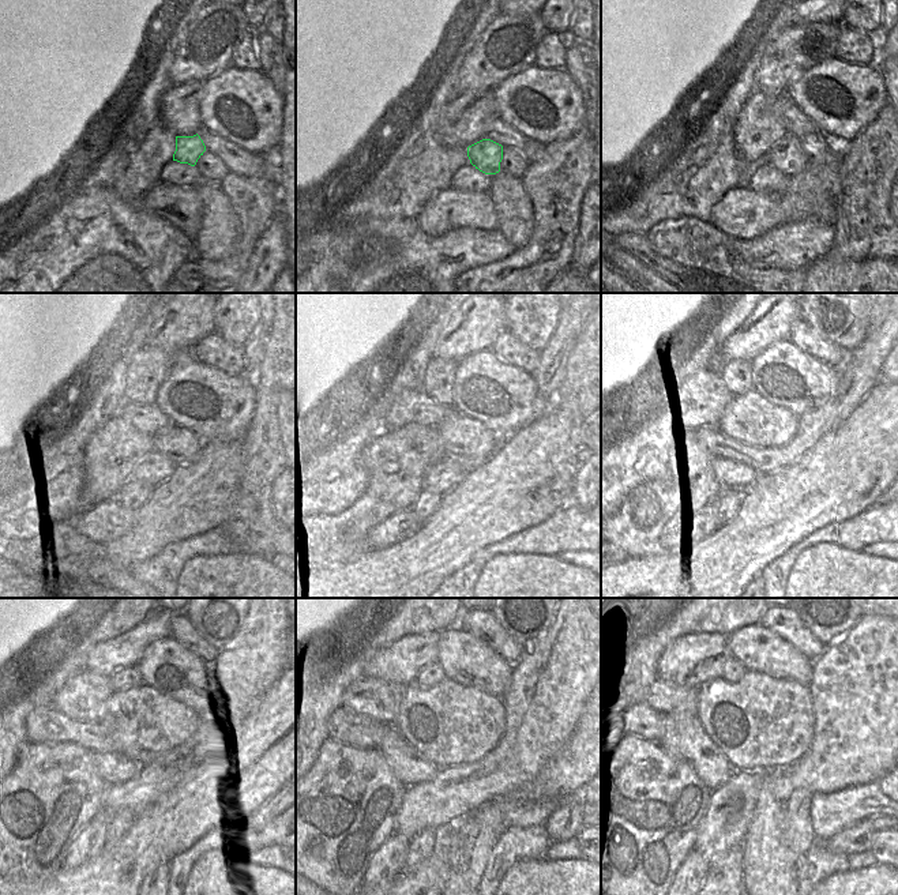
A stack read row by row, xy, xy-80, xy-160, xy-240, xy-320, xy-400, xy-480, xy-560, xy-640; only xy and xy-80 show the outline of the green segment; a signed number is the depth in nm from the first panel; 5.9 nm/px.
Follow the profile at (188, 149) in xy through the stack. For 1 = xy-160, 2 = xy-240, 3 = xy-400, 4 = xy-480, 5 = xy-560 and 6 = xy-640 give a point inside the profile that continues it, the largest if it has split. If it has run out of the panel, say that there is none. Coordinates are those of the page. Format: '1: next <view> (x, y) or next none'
1: next xy-160 (786, 155)
2: next xy-240 (153, 469)
3: next xy-400 (733, 476)
4: next xy-480 (115, 768)
5: next xy-560 (409, 768)
6: next xy-640 (683, 737)

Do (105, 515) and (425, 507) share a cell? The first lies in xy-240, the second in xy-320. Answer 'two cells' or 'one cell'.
two cells

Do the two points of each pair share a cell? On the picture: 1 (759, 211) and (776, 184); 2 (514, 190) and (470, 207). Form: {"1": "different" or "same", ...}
{"1": "different", "2": "different"}

